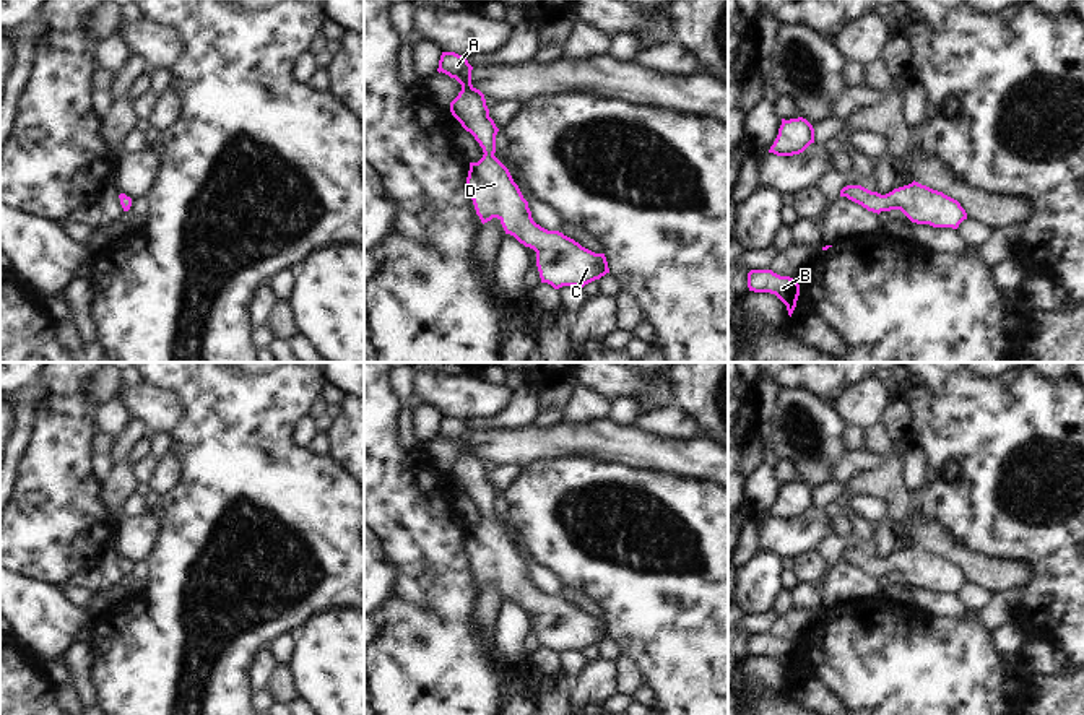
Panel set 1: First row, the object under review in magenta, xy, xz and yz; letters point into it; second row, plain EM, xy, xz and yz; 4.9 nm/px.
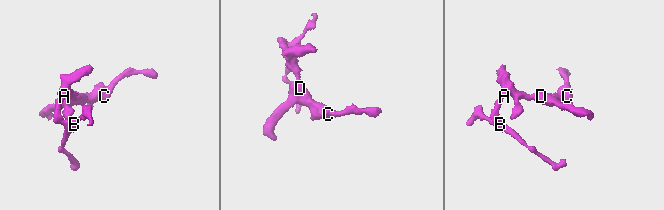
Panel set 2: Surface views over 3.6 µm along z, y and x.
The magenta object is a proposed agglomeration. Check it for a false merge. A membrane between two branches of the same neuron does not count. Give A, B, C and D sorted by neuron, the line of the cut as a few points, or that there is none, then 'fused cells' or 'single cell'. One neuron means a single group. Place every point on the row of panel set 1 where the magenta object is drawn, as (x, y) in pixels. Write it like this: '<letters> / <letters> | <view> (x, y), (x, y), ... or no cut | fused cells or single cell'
A B C D | no cut | single cell

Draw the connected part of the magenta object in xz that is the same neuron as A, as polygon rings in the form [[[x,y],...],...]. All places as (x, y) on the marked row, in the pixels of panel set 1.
[[[442,52],[437,72],[455,78],[462,91],[450,102],[452,115],[483,148],[483,158],[470,162],[466,187],[481,223],[497,218],[505,234],[536,252],[541,283],[554,289],[579,286],[609,273],[605,254],[595,254],[559,231],[548,231],[531,218],[528,202],[509,169],[494,156],[499,128],[489,117],[484,94],[471,84],[465,55]]]

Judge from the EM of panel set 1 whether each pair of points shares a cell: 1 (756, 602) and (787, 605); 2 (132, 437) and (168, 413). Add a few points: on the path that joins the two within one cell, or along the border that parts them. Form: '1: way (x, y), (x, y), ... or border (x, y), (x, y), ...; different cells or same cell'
1: border (782, 589), (772, 608); different cells
2: border (130, 418), (138, 418), (148, 429); different cells

